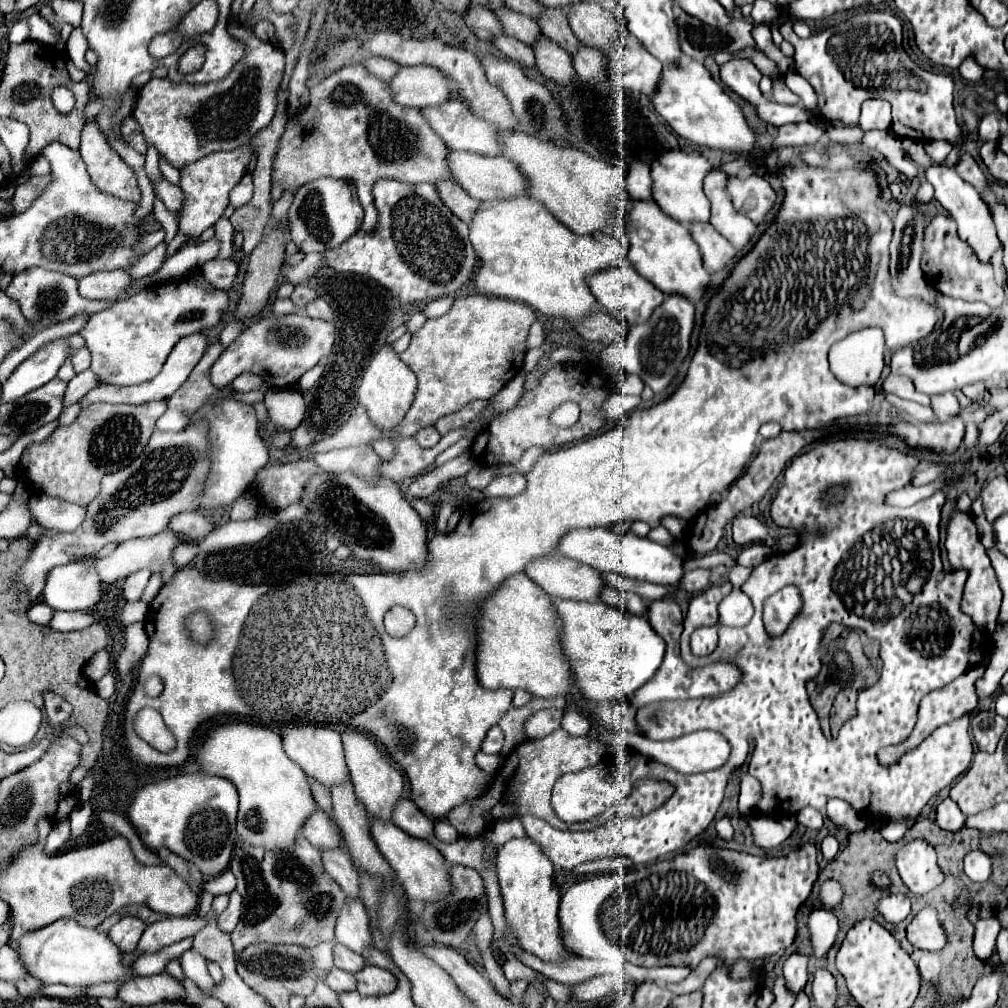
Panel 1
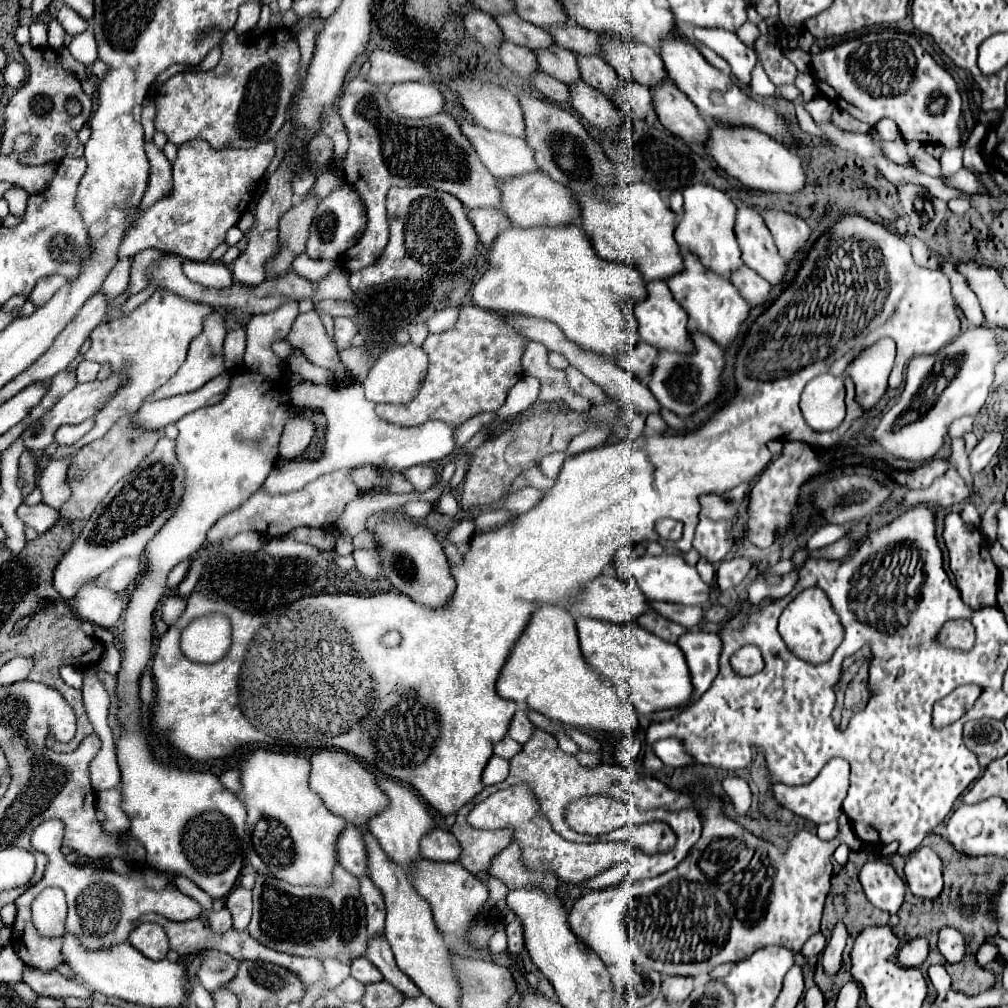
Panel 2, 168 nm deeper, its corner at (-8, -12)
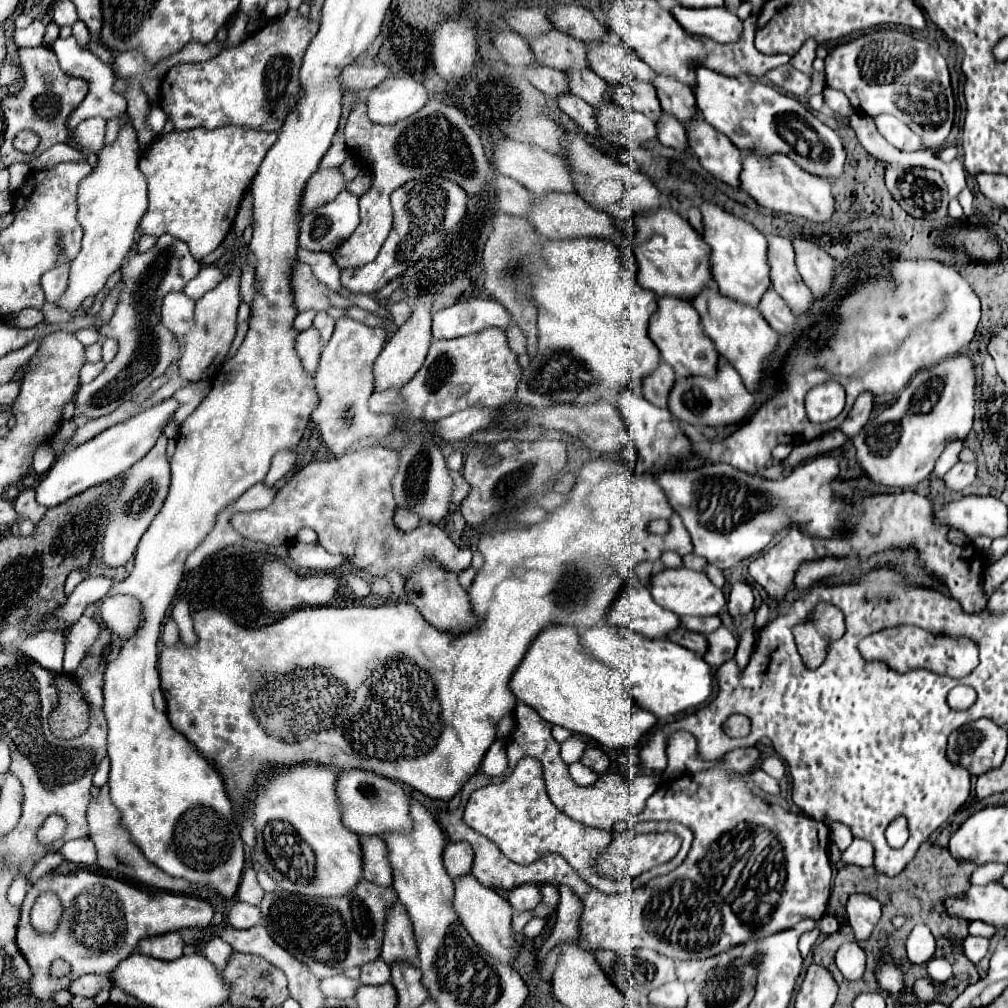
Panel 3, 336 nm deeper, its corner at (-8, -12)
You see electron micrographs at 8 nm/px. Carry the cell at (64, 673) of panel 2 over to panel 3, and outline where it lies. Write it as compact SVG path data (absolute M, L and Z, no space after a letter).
M40 631L34 637L24 639L18 645L18 653L28 657L30 661L38 663L44 669L64 673L62 671L62 657L64 657L64 633L60 631Z

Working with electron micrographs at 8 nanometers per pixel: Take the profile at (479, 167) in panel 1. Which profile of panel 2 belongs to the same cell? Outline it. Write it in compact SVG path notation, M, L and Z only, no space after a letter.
M528 173L514 179L500 181L502 189L502 209L516 227L556 227L570 225L580 217L580 205L576 205L574 193L552 181L546 173Z

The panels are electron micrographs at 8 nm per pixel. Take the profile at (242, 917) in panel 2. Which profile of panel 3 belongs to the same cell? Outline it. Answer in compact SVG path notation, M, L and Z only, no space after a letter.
M246 869L240 881L240 887L236 891L236 901L240 903L250 903L250 905L258 905L264 897L262 887L256 881L256 871L254 869Z

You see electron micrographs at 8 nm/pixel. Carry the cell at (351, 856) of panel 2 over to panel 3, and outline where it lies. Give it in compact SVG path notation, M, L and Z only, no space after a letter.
M360 835L360 849L362 849L362 877L370 883L390 887L392 885L392 871L388 869L386 849L380 837L372 835Z

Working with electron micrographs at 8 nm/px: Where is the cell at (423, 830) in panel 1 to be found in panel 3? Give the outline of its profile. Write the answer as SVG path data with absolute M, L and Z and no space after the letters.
M448 841L446 847L444 847L442 859L444 859L444 867L446 867L448 875L452 879L456 879L460 875L470 873L472 859L474 859L472 847L468 843L464 843L464 841L456 841L456 843L454 841Z

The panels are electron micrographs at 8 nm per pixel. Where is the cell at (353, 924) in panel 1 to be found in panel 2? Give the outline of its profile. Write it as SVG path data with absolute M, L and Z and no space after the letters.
M384 937L370 939L366 957L368 957L368 961L372 961L382 971L384 981L392 983L406 997L418 997L420 995L416 985L412 985L412 979L408 979L408 975L400 973L400 969L396 965L396 959L394 959L394 953L392 953L392 949L390 949L390 945Z

